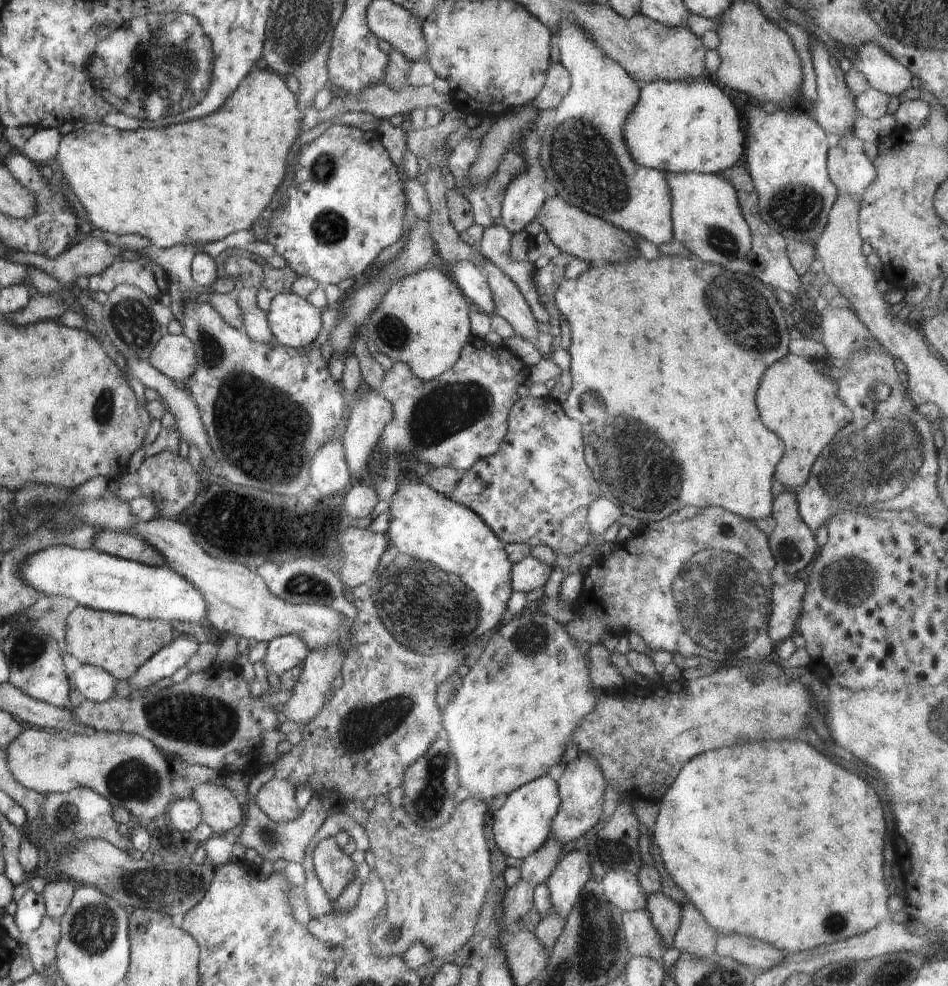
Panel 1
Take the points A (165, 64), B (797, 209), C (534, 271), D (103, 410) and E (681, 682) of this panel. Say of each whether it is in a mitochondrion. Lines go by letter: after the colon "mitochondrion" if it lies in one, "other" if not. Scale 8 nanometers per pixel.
A: mitochondrion
B: mitochondrion
C: other
D: mitochondrion
E: other

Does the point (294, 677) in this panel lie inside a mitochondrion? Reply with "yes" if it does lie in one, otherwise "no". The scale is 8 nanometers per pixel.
no

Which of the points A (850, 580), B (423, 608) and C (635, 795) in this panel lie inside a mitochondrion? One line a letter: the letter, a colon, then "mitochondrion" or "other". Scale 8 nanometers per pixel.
A: mitochondrion
B: mitochondrion
C: other

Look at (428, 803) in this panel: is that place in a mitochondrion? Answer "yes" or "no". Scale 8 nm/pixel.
yes

